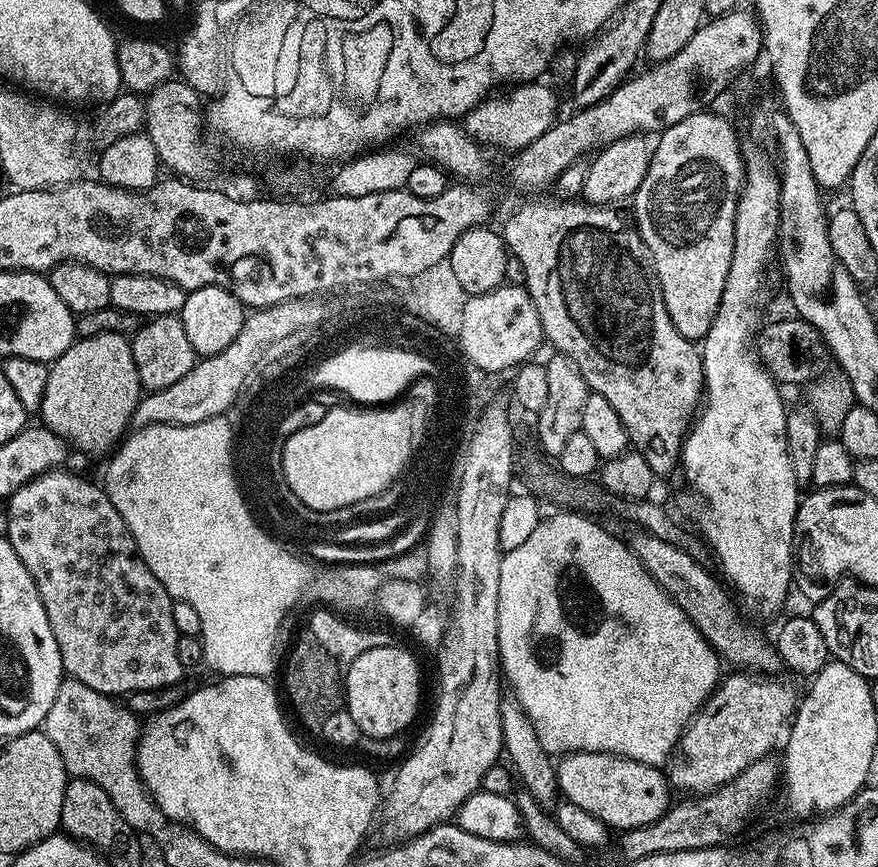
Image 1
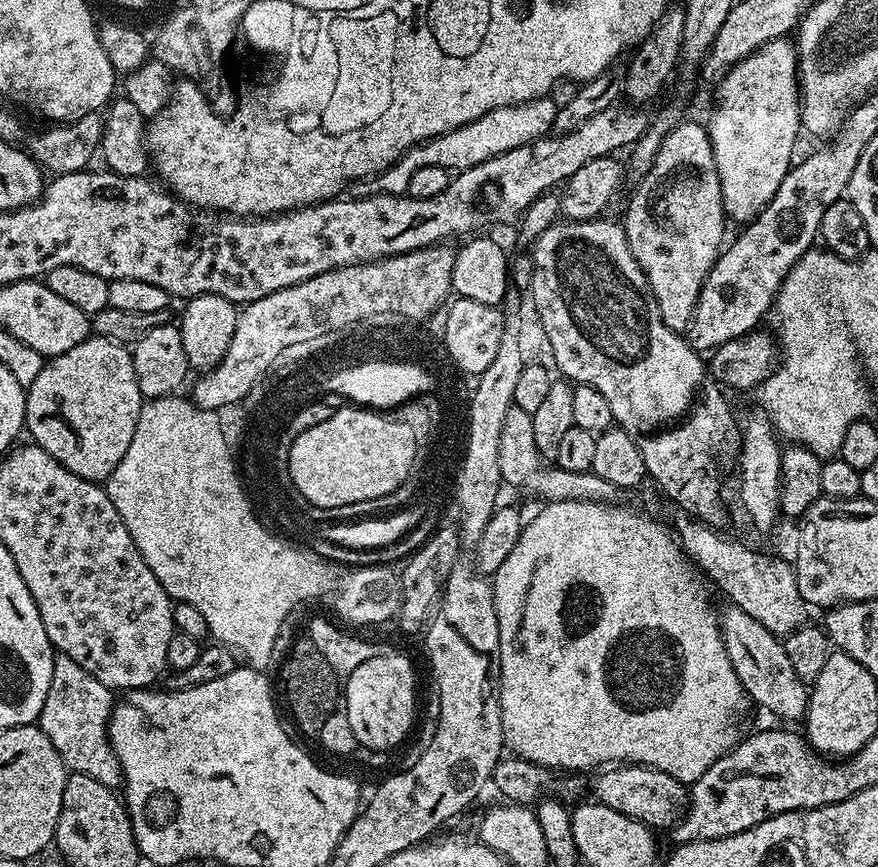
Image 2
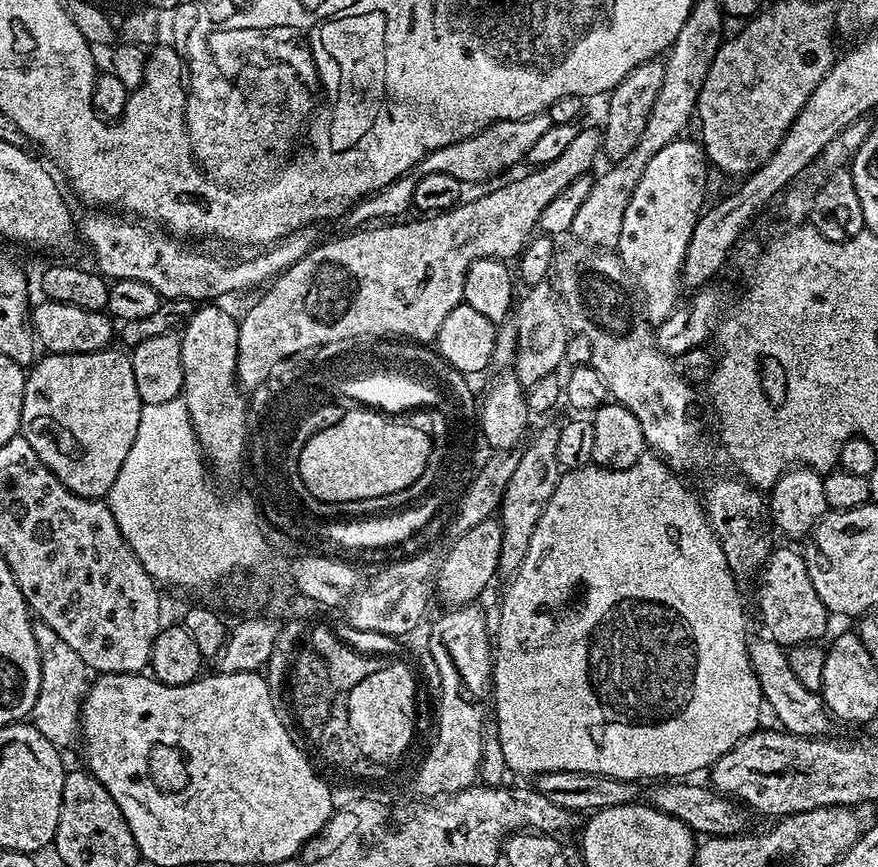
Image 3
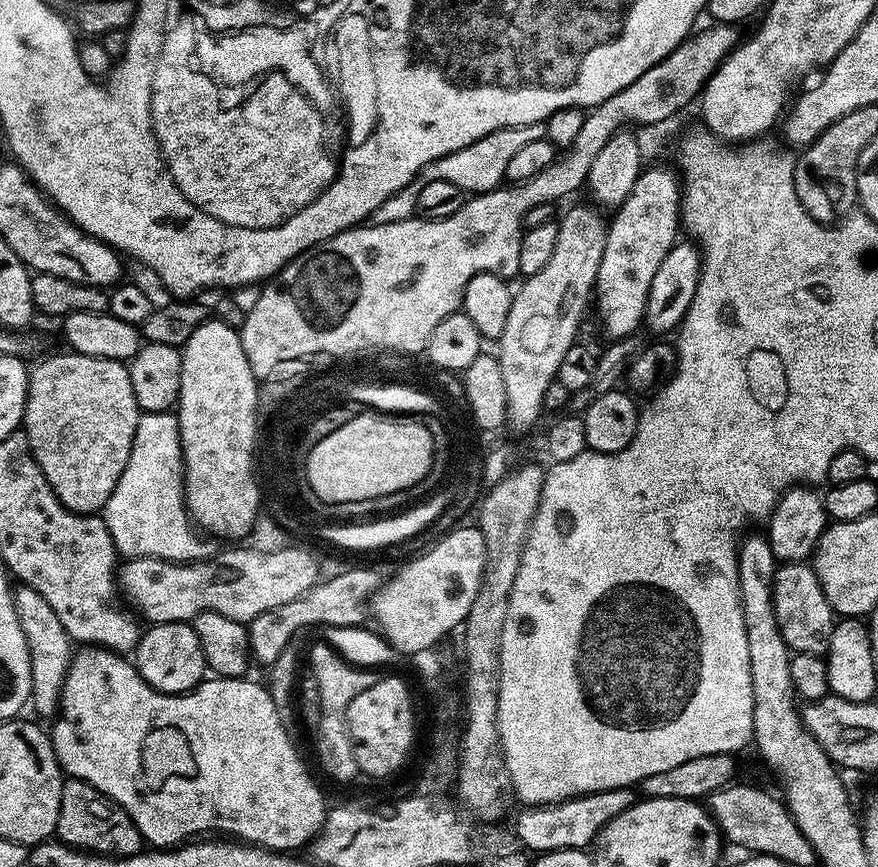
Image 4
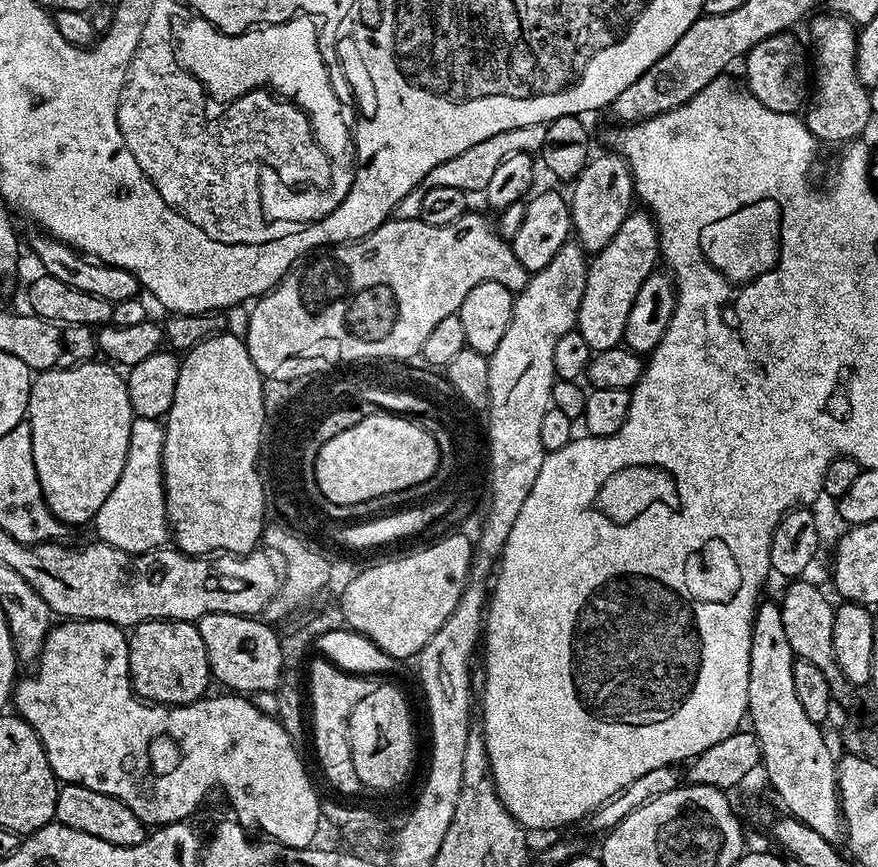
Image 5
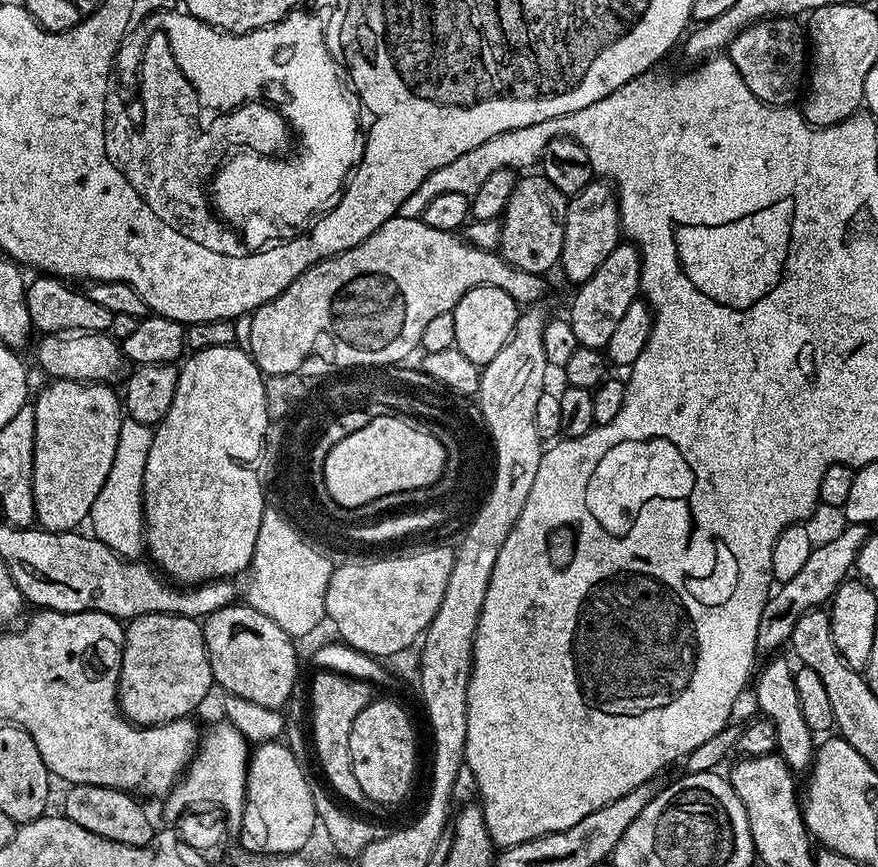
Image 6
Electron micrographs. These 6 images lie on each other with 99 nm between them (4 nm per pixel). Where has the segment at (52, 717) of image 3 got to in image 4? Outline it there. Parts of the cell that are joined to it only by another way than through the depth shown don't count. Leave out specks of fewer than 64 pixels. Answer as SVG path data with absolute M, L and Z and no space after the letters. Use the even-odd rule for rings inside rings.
M17 587L12 593L14 610L18 614L18 622L22 626L22 634L26 638L26 646L30 650L30 708L40 716L57 715L60 706L60 695L68 668L72 665L74 655L73 641L69 640L62 622L58 622L58 614L50 607L50 602L38 594L33 588Z

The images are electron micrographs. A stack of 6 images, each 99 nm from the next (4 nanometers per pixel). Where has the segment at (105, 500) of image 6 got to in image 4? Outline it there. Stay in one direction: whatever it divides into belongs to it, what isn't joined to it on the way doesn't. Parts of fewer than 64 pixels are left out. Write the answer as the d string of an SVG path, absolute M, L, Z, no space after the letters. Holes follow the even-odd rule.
M175 411L141 415L130 462L126 462L114 494L104 503L102 515L121 557L149 556L191 564L193 560L206 560L213 555L213 541L198 531L184 505L184 448L180 444L180 422Z

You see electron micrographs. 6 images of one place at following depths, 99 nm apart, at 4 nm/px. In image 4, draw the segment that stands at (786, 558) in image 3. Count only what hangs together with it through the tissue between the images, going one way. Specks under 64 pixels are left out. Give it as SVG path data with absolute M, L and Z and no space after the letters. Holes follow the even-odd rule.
M781 563L772 582L772 601L774 614L778 618L778 630L782 630L782 638L793 653L827 653L834 613L830 602L826 602L826 594L818 582L816 569L811 563Z

